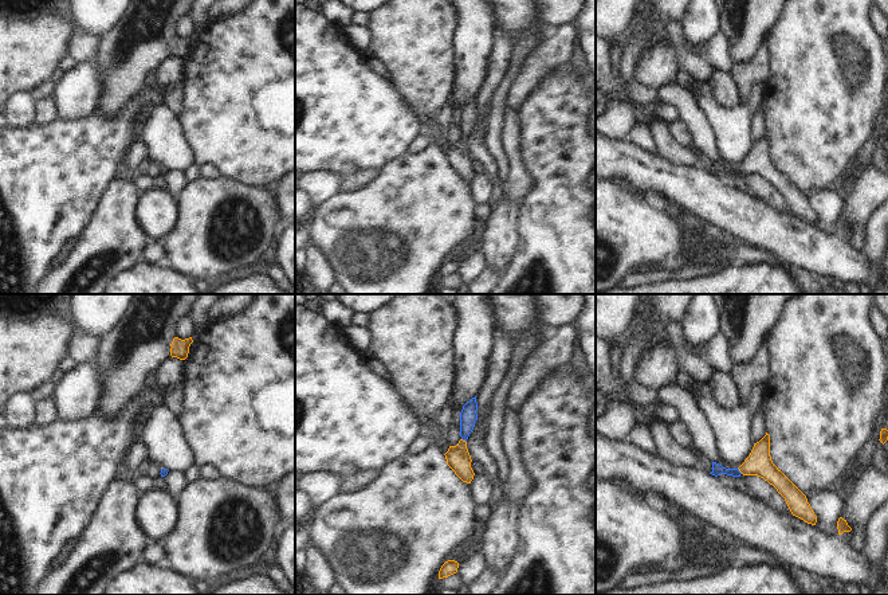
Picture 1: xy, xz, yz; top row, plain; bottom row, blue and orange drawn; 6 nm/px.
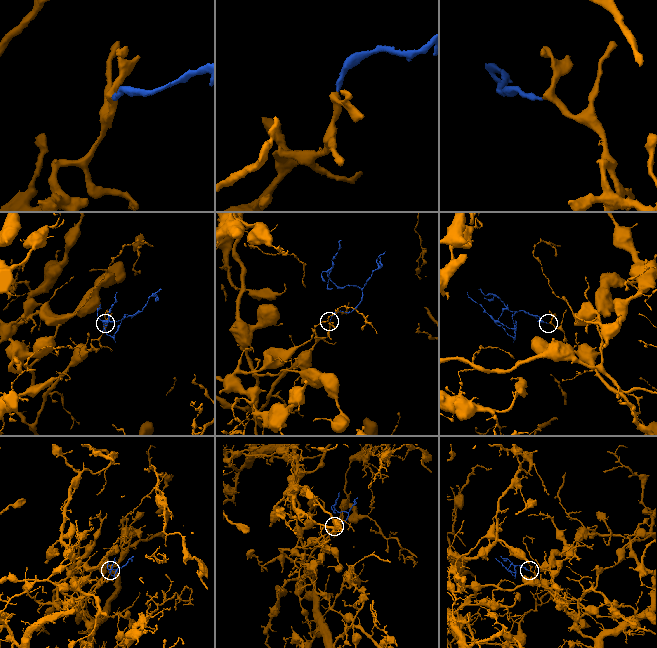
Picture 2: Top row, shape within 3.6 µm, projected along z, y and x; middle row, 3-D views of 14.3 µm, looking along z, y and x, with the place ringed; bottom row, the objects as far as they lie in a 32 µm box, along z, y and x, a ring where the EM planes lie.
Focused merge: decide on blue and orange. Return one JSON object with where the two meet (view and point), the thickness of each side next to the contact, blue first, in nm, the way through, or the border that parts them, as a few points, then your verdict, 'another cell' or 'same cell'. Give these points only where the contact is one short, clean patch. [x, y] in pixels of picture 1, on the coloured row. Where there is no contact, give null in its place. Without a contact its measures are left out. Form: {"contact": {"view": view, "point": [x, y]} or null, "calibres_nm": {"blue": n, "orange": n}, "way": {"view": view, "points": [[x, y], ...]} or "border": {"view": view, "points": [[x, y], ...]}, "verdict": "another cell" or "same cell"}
{"contact": {"view": "yz", "point": [738, 470]}, "calibres_nm": {"blue": 70, "orange": 150}, "way": {"view": "yz", "points": [[718, 469], [727, 472], [738, 470], [758, 462]]}, "verdict": "same cell"}

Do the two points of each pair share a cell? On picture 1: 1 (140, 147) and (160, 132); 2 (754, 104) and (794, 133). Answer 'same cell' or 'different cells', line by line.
1: different cells
2: different cells

